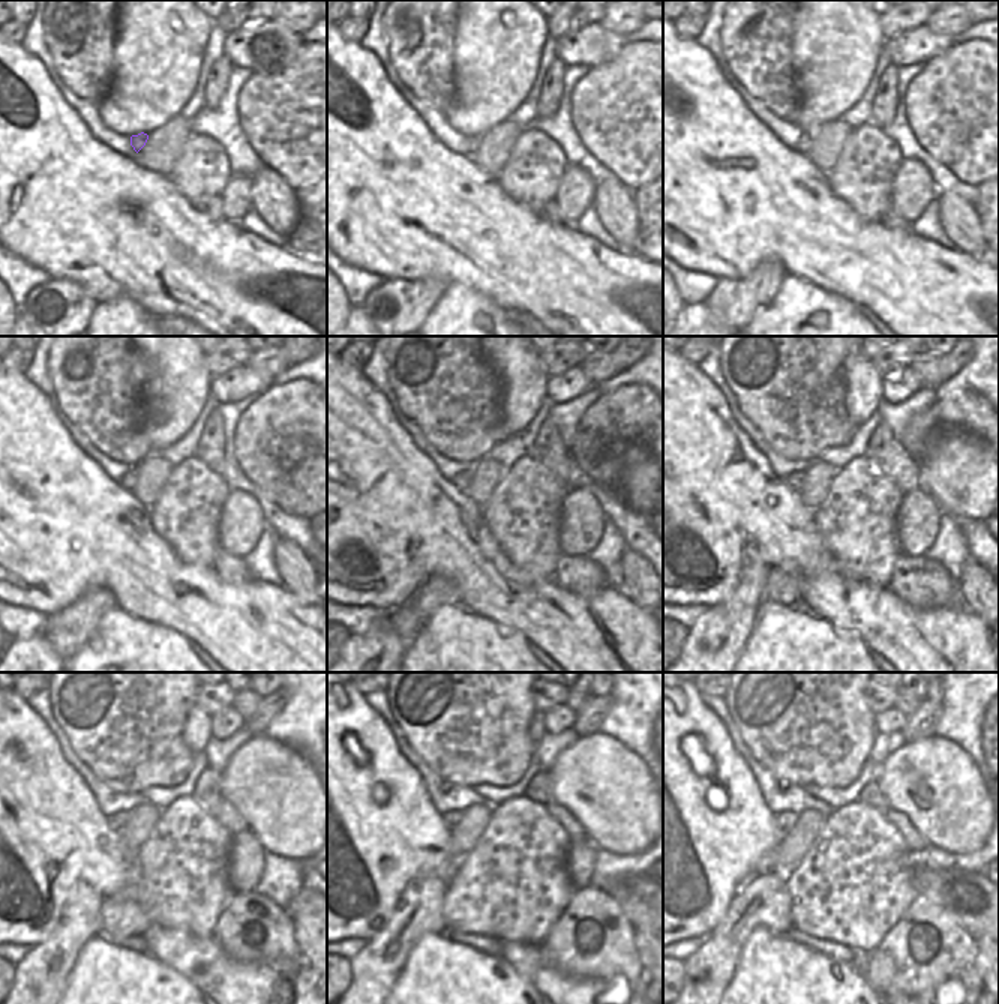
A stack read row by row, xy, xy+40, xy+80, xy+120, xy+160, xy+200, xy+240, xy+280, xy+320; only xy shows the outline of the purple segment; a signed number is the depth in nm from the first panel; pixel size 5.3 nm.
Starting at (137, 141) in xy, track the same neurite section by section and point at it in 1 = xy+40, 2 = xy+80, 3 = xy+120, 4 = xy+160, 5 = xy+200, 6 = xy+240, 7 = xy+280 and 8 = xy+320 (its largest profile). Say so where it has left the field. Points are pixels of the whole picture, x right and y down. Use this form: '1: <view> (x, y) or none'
1: xy+40 (474, 141)
2: xy+80 (806, 141)
3: xy+120 (129, 480)
4: xy+160 (462, 480)
5: xy+200 (797, 480)
6: xy+240 (117, 821)
7: xy+280 (453, 817)
8: xy+320 (785, 821)

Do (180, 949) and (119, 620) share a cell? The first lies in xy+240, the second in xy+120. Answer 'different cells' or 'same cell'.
different cells

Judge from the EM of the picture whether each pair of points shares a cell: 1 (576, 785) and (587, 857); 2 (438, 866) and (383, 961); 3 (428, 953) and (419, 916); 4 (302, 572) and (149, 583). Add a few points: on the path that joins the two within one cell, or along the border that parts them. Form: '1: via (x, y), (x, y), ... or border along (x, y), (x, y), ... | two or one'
1: border along (587, 836), (596, 848) | two
2: border along (447, 881), (438, 877), (417, 877), (401, 893) | two
3: border along (447, 932), (428, 932), (413, 947), (404, 965) | two
4: border along (284, 587), (303, 602), (311, 604) | two

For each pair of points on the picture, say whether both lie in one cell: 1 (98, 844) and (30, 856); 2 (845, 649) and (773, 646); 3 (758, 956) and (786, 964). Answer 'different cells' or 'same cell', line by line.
1: same cell
2: same cell
3: same cell

